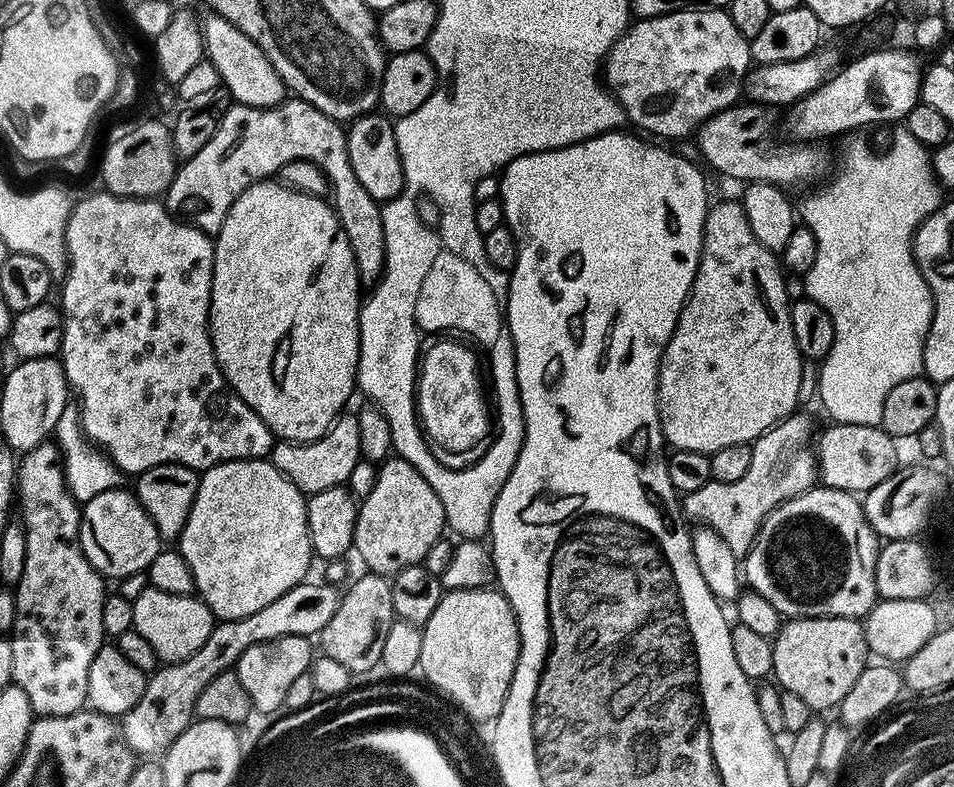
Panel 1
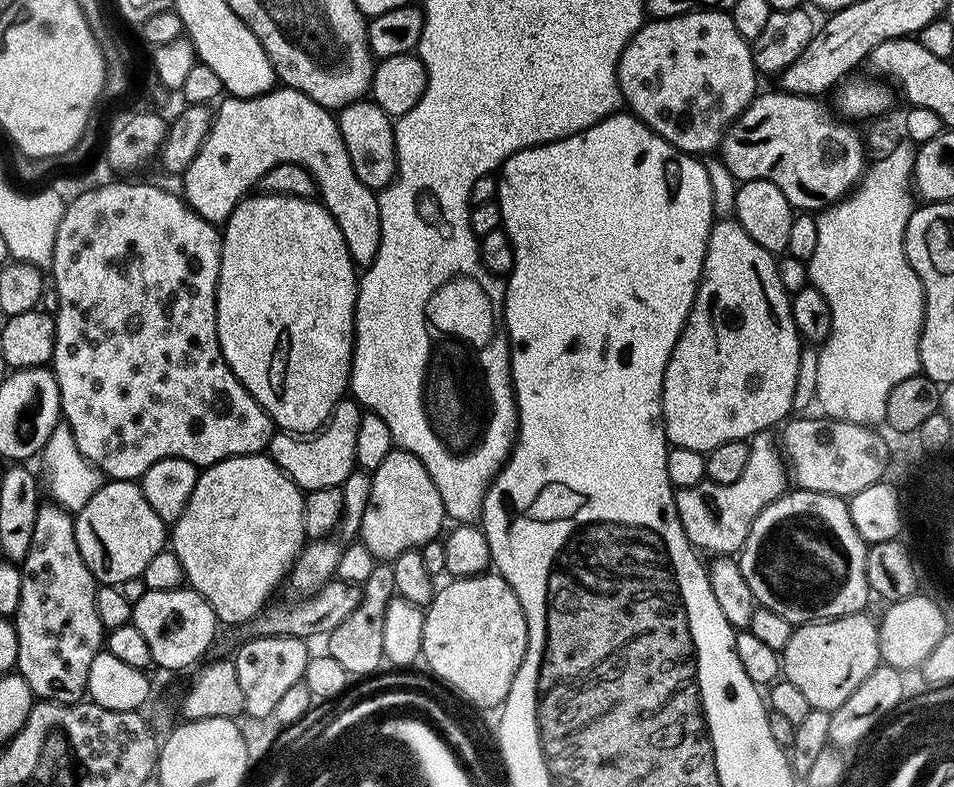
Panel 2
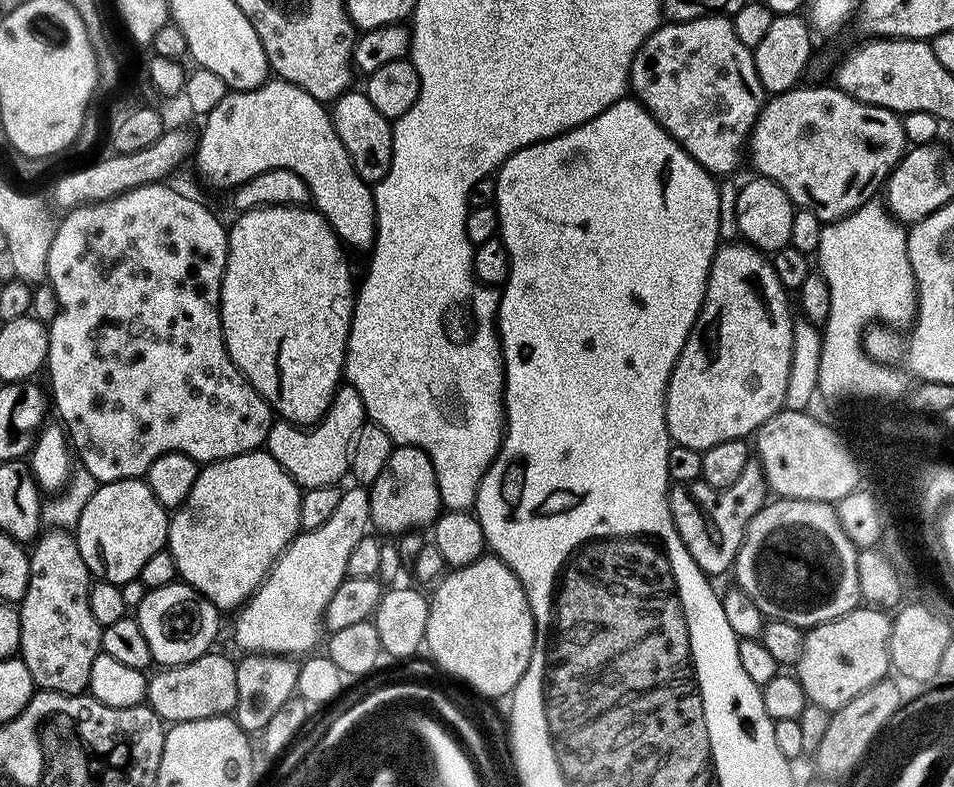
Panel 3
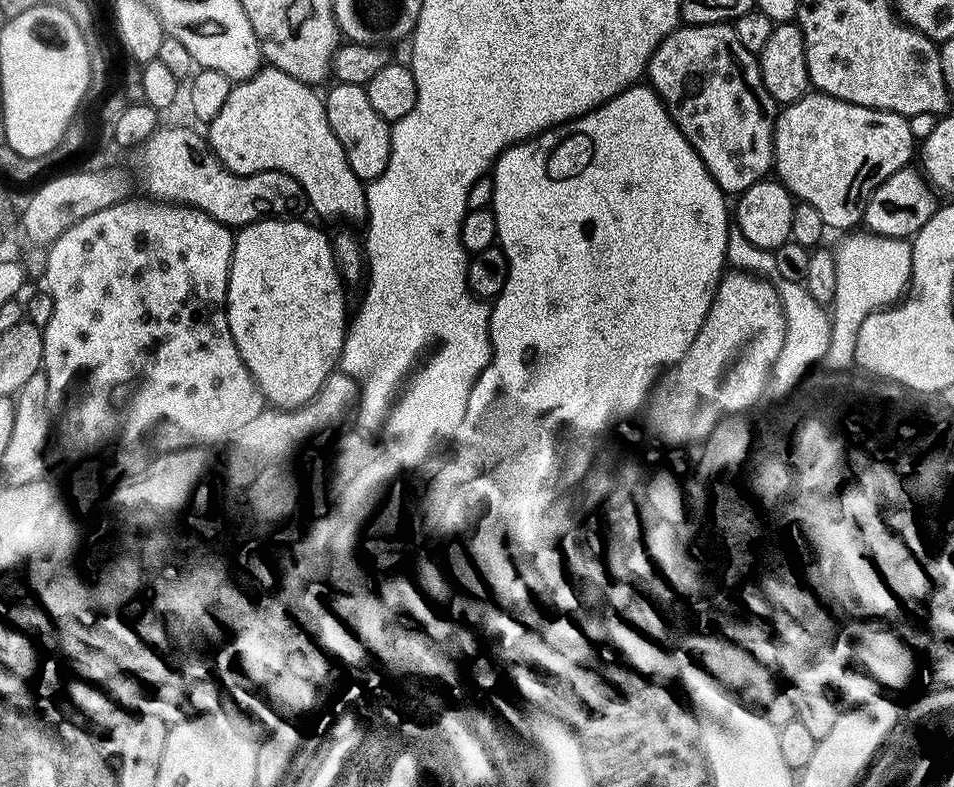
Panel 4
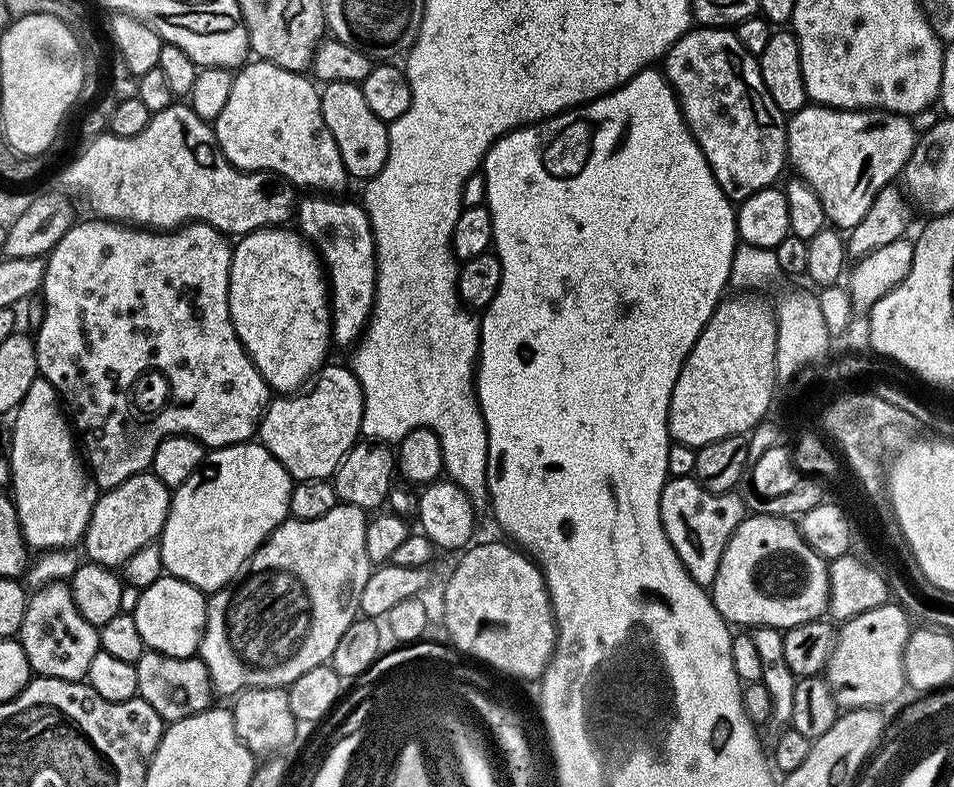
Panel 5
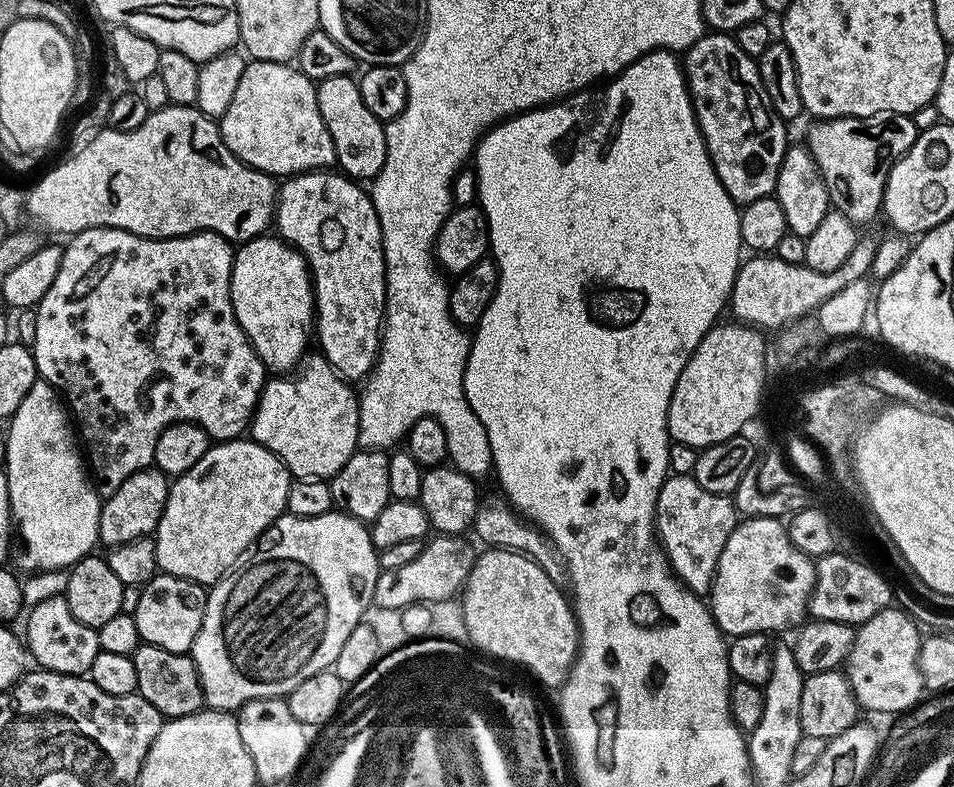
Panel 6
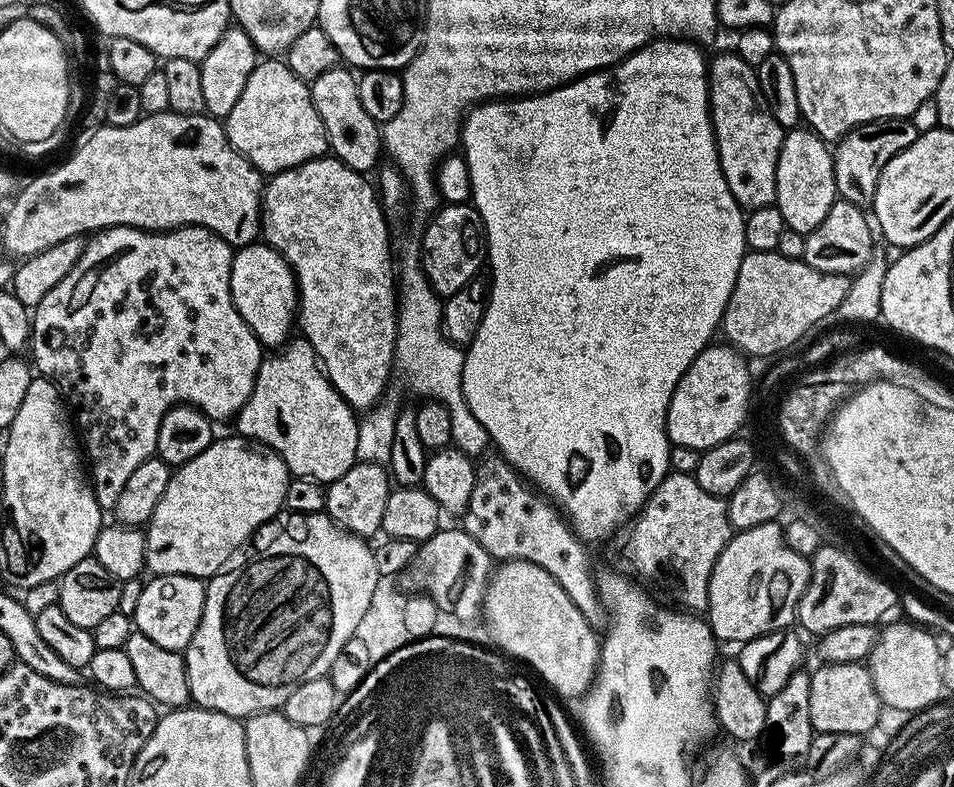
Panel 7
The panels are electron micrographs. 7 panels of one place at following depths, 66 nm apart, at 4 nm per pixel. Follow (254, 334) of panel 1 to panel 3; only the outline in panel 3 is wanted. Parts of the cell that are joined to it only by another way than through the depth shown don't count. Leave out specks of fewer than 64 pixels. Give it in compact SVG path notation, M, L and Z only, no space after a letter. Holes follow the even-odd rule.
M274 206L273 208L251 208L249 212L241 212L235 217L237 220L228 228L228 257L226 270L220 287L220 317L226 350L238 366L238 370L248 379L250 386L262 394L262 398L272 407L273 413L281 421L297 426L312 426L321 420L332 405L336 397L336 389L341 387L344 376L344 355L348 349L348 335L352 325L352 307L356 305L354 295L354 280L348 269L348 260L344 257L345 245L340 243L336 232L326 222L326 218L315 207L305 206L291 208L290 206Z

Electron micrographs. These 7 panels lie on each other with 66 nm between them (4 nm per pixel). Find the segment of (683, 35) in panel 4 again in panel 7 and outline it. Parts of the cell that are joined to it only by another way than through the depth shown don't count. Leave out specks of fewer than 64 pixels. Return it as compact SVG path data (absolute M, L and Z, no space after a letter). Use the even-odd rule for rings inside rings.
M735 50L720 52L707 65L706 83L712 132L716 135L716 149L730 194L734 194L745 210L771 205L776 198L778 154L784 145L786 130L770 114L770 106L758 86L755 67L742 62Z

